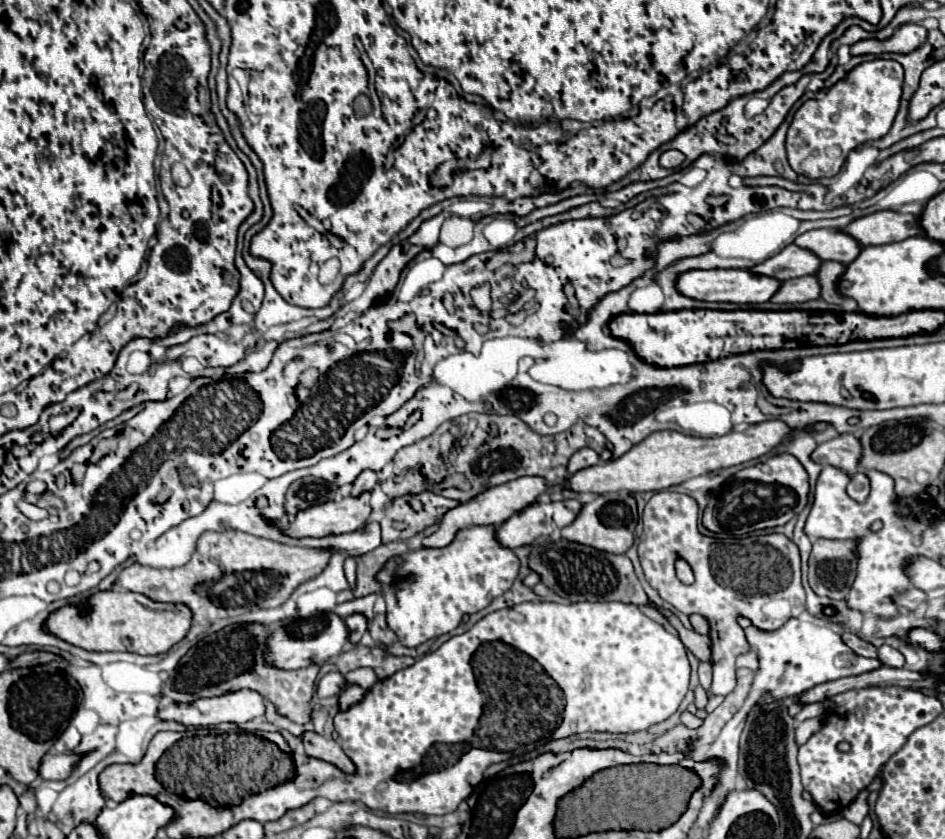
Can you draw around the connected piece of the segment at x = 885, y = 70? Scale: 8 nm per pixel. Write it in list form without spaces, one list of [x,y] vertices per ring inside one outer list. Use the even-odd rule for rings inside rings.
[[[873,59],[849,71],[823,99],[805,101],[787,131],[787,157],[791,169],[813,181],[837,175],[847,161],[849,151],[889,133],[899,109],[901,87],[903,67],[891,59]]]

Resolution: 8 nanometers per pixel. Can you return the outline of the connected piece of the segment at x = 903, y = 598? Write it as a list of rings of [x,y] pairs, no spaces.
[[[911,587],[911,589],[903,591],[903,593],[897,593],[897,595],[893,597],[893,601],[895,601],[897,607],[903,607],[903,609],[915,609],[919,603],[925,601],[925,593],[919,591],[919,589],[915,589],[915,587]]]

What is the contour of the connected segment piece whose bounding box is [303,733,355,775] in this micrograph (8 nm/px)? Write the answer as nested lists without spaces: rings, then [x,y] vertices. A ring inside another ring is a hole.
[[[305,733],[303,735],[303,745],[309,757],[327,761],[335,767],[339,767],[343,773],[355,773],[355,765],[353,761],[343,753],[343,749],[339,747],[339,743],[335,743],[333,739],[325,739],[317,733]]]

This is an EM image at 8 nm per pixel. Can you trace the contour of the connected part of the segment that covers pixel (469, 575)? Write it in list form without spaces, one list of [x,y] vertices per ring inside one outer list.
[[[467,527],[443,549],[417,549],[405,553],[401,565],[385,565],[381,571],[383,597],[387,603],[387,625],[405,647],[417,647],[429,639],[453,631],[463,615],[473,615],[485,609],[495,597],[503,595],[519,573],[519,559],[511,549],[505,549],[495,539],[495,527]]]

